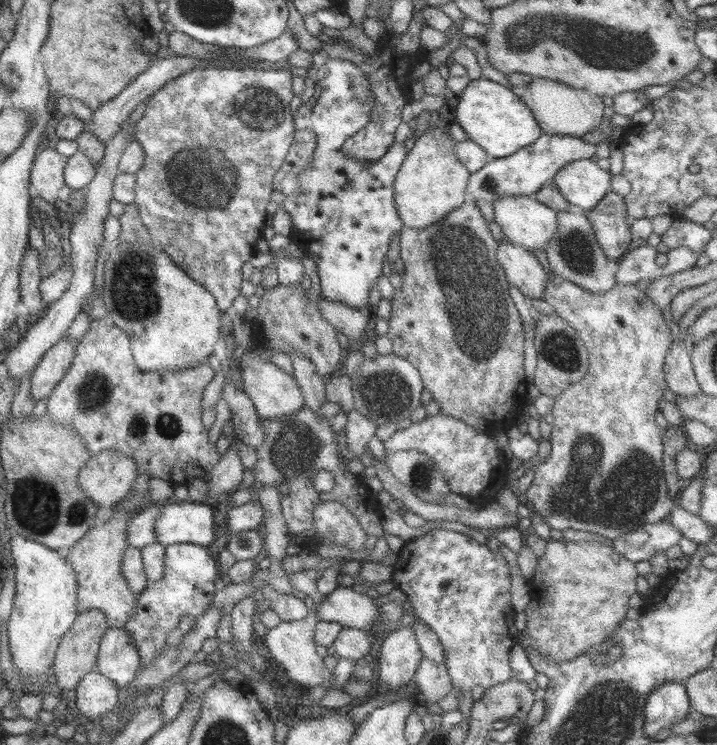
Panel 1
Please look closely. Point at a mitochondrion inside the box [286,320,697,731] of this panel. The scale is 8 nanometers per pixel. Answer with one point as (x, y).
(632, 493)

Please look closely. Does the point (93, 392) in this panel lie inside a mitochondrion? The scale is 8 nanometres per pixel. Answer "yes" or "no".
yes

